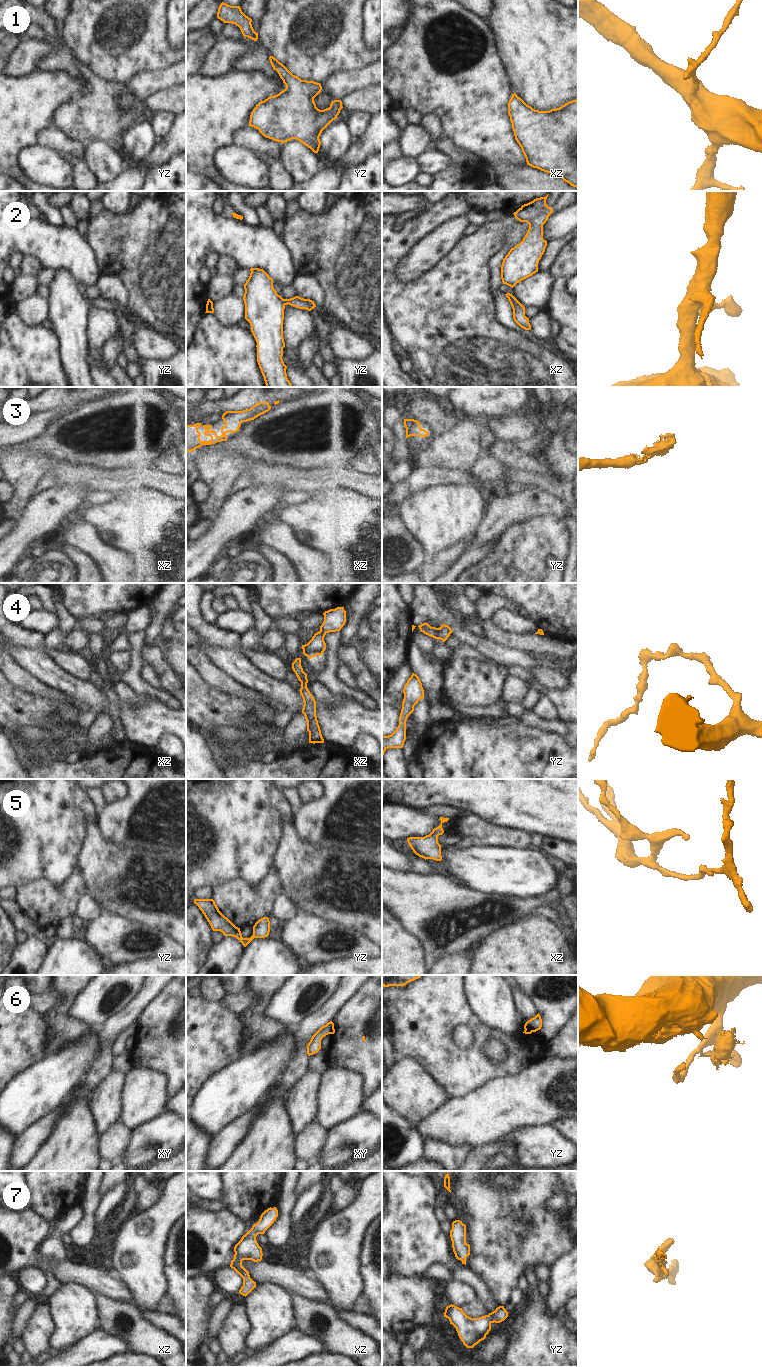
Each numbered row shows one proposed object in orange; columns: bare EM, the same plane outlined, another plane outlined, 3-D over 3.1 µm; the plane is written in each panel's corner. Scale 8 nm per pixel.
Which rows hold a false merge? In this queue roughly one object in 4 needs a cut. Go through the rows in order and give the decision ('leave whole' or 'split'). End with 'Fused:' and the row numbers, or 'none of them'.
1: leave whole
2: leave whole
3: leave whole
4: leave whole
5: leave whole
6: split
7: leave whole
Fused: 6

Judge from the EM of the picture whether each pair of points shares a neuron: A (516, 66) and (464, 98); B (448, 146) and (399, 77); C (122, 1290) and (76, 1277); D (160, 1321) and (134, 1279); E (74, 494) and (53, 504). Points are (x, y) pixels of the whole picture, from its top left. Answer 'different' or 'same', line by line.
A: different
B: different
C: same
D: different
E: same

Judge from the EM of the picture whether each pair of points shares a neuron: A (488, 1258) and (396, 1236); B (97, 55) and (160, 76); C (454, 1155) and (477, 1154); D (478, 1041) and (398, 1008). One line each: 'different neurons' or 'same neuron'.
A: different neurons
B: different neurons
C: different neurons
D: same neuron

